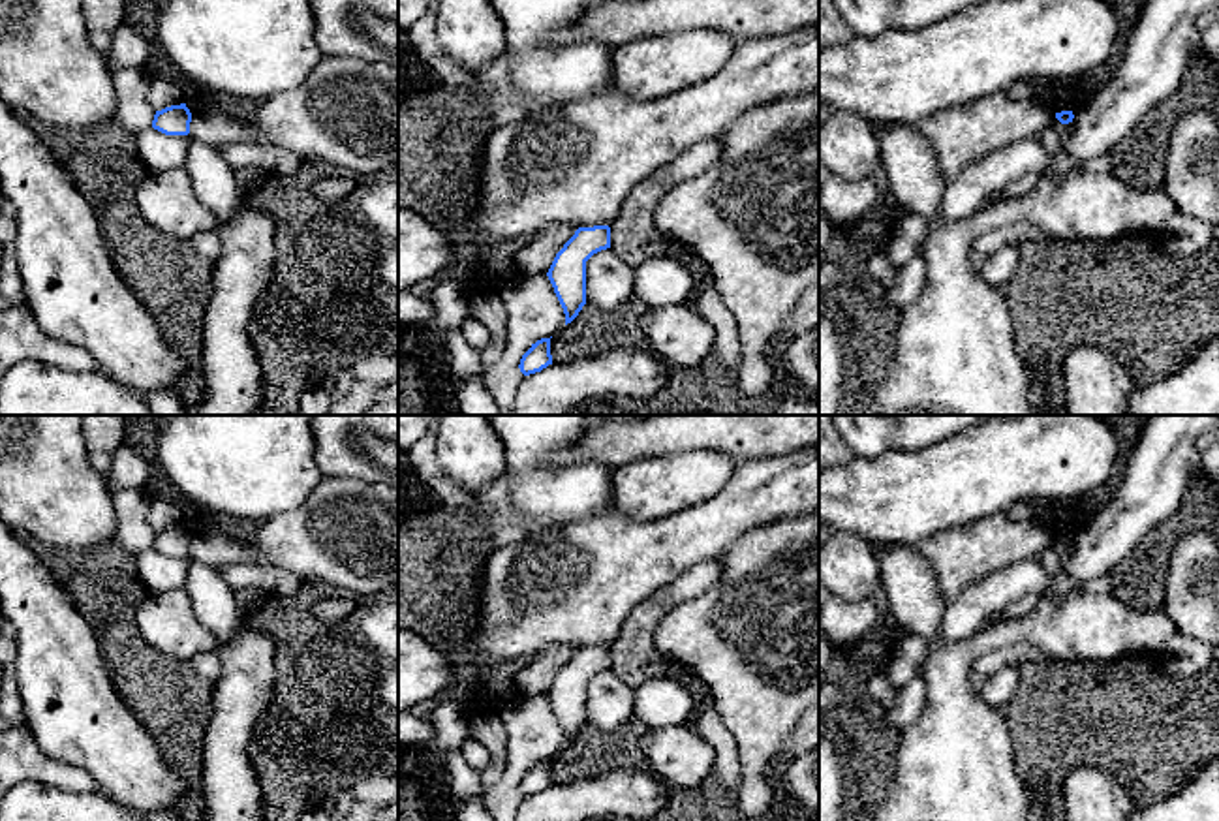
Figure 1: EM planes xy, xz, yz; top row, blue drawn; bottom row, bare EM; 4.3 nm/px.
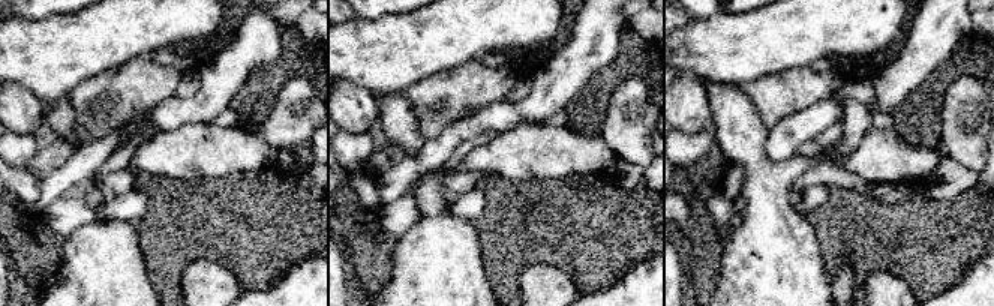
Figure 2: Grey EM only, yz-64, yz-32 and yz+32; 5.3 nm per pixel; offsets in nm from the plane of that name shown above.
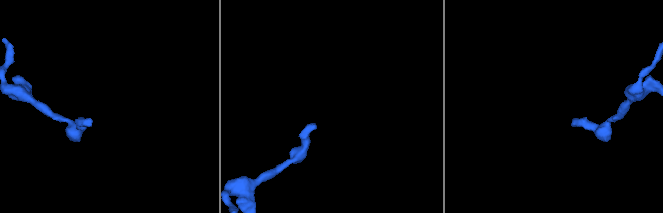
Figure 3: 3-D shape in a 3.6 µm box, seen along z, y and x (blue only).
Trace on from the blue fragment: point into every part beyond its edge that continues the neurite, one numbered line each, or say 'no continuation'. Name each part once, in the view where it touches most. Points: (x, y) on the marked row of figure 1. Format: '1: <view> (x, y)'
no continuation

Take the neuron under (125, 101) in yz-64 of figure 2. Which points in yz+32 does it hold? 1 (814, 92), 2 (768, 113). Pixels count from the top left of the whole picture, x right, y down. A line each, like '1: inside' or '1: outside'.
1: inside
2: inside

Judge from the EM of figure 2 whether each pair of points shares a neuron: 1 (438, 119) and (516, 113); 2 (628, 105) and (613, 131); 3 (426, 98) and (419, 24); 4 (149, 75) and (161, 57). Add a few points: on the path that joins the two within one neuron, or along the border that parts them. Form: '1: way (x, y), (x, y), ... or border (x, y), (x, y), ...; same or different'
1: border (494, 101), (453, 120), (432, 137); different
2: way (628, 111), (628, 116), (619, 125); same
3: border (458, 65), (420, 78), (405, 92); different
4: border (147, 57), (162, 65), (171, 65), (182, 74); different

